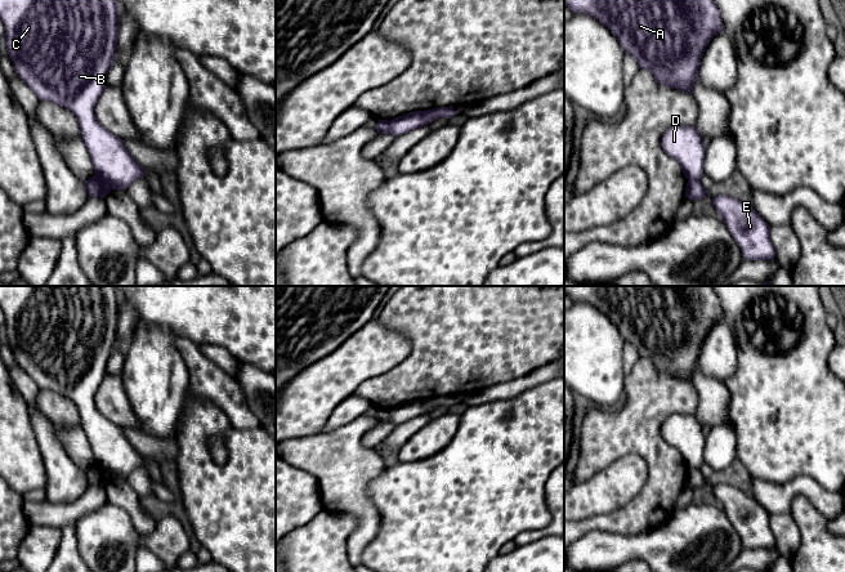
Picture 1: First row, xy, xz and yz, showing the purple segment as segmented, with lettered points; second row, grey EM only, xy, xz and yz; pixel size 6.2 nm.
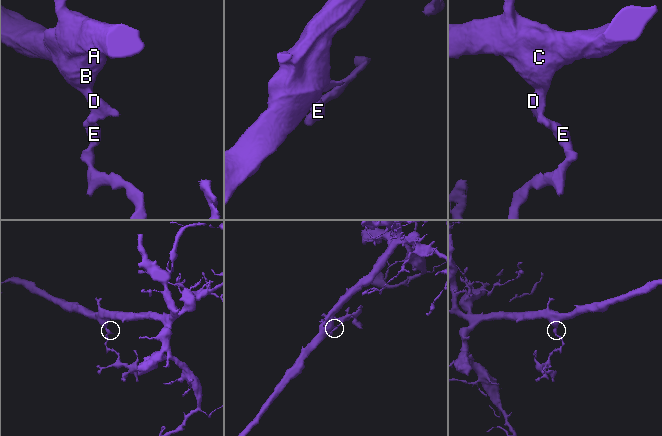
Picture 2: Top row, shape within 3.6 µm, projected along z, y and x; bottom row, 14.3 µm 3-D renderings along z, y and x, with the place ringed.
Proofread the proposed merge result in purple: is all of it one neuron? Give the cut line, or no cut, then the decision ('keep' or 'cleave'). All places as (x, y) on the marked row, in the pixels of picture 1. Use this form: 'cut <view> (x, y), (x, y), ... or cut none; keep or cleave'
cut xy (95, 174), (111, 190); cleave

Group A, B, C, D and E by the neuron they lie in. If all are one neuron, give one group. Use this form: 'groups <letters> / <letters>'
groups A B C D / E

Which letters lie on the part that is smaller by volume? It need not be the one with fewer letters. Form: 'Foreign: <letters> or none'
Foreign: E

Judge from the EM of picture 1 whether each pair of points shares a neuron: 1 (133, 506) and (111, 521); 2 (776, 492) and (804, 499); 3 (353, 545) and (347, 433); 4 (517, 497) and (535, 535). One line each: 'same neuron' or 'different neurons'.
1: different neurons
2: same neuron
3: same neuron
4: different neurons

